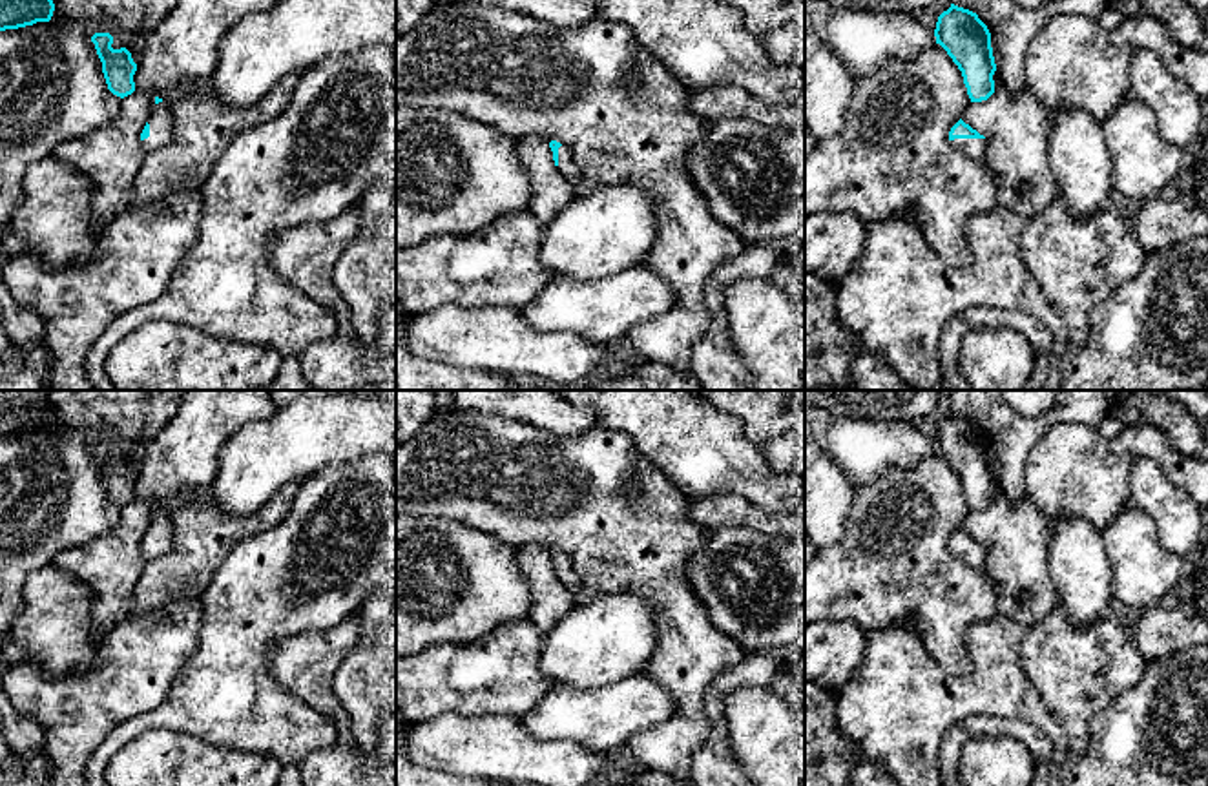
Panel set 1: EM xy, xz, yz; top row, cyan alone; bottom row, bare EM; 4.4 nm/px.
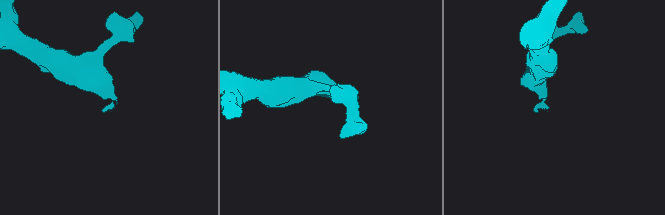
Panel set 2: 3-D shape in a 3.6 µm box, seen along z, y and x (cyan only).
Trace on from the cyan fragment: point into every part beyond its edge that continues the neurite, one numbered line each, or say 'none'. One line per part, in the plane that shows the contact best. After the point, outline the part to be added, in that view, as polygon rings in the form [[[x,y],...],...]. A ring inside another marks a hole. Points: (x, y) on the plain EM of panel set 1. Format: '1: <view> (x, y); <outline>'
1: yz (973, 557); [[[954,547],[951,549],[951,554],[960,558],[971,567],[980,567],[987,556],[985,547]]]

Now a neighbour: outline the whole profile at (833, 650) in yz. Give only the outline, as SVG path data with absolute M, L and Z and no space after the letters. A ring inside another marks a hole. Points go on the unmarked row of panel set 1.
M805 624L805 680L836 693L856 673L865 657L865 633L858 624Z

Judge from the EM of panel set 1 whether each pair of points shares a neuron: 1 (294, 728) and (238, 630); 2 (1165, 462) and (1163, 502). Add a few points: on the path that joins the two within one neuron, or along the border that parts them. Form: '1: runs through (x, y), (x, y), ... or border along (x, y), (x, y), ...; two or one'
1: runs through (270, 704), (238, 672), (238, 653); one
2: border along (1137, 456), (1150, 458), (1188, 495); two

